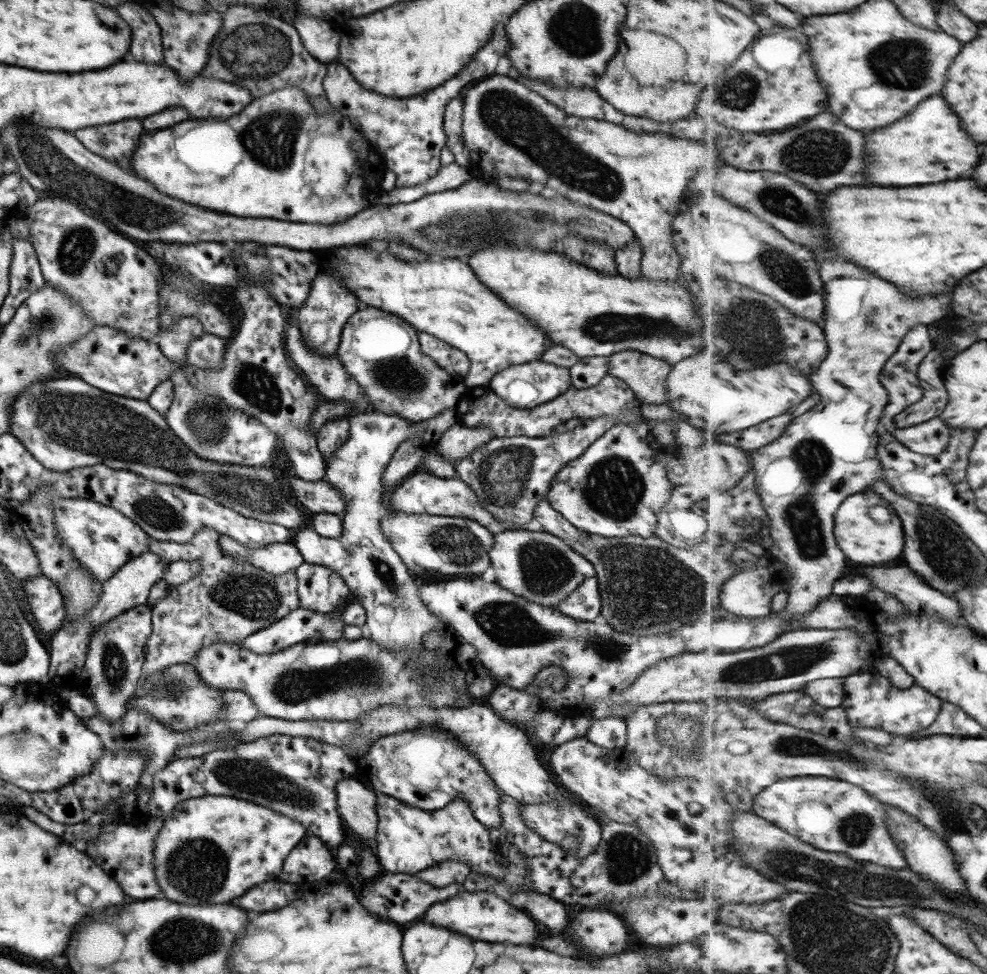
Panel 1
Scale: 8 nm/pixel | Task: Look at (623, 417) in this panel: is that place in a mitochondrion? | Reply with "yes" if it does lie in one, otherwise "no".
no

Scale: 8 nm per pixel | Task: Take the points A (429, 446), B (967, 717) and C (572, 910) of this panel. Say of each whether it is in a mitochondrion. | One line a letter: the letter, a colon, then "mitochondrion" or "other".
A: other
B: other
C: other

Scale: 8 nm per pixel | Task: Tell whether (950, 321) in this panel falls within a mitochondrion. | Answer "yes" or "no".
no

